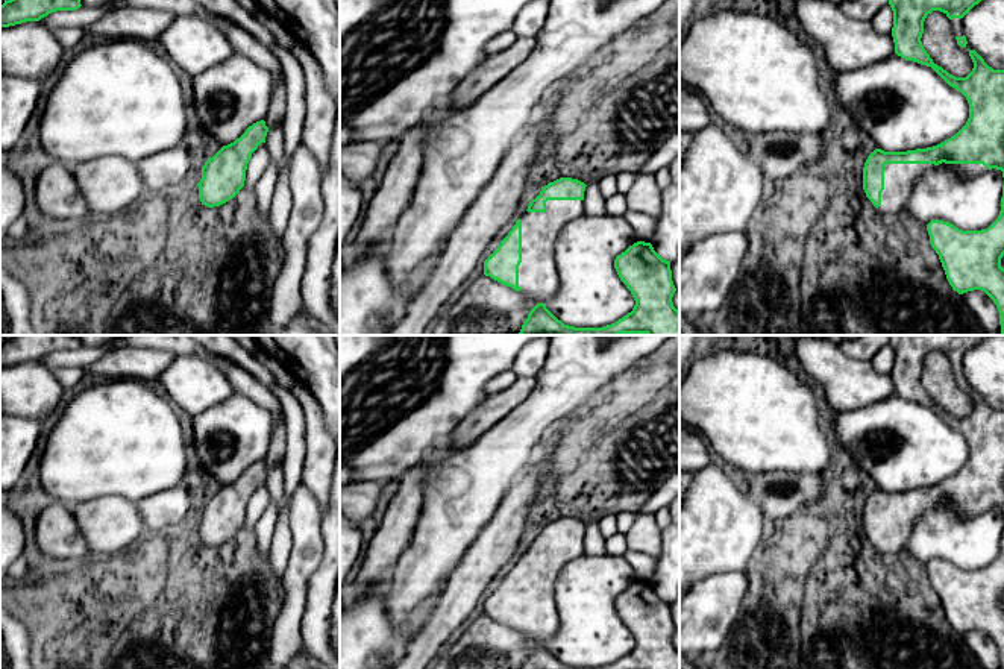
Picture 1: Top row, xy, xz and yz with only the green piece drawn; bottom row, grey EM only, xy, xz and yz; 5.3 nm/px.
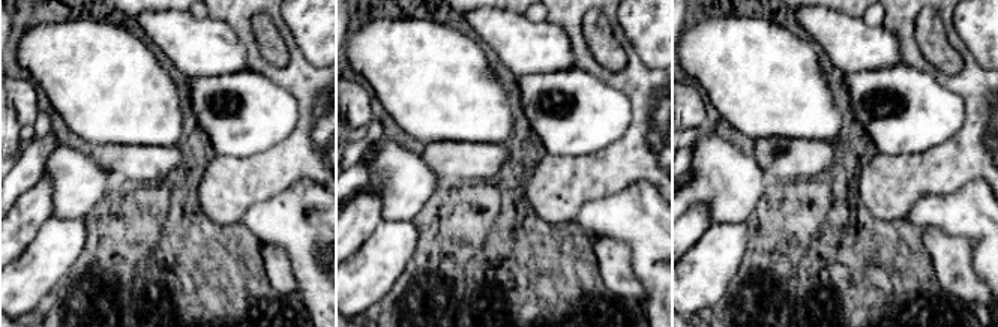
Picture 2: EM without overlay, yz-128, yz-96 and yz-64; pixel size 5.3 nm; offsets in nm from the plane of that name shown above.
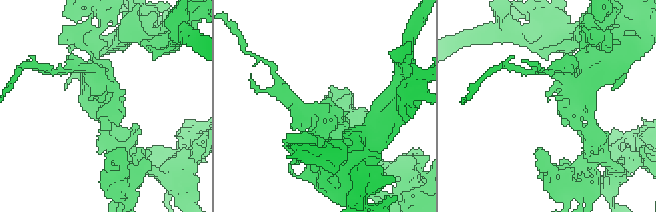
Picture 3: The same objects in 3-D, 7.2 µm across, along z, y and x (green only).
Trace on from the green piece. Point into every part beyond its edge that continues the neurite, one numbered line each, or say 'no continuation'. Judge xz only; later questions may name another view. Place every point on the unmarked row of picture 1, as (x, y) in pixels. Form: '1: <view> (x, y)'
1: xz (539, 621)

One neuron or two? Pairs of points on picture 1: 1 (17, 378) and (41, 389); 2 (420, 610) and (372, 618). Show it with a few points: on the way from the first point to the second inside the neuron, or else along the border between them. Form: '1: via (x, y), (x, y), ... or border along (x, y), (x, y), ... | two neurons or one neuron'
1: via (23, 384), (28, 389), (35, 389) | one neuron
2: via (411, 624), (404, 631), (385, 631) | one neuron

